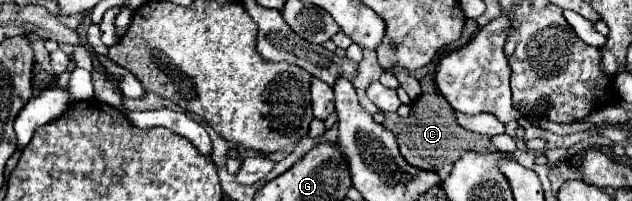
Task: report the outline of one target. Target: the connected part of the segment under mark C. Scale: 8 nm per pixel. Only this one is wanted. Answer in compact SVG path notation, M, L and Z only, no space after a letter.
M423 81L423 93L415 99L411 113L407 117L399 117L397 113L387 113L383 125L397 137L405 161L411 163L413 167L427 171L439 171L445 163L455 163L461 157L461 153L467 149L479 153L497 151L489 135L479 135L463 129L453 115L453 107L445 101L445 97L437 91L433 83L425 83L425 81Z

